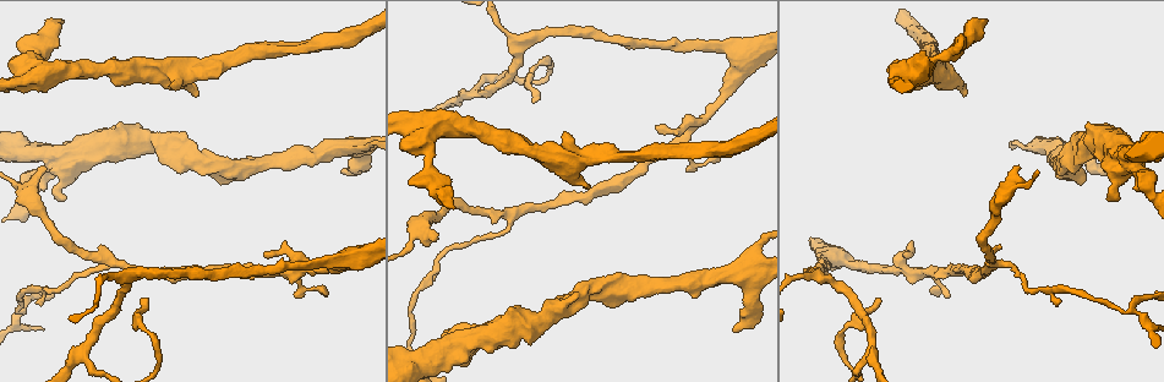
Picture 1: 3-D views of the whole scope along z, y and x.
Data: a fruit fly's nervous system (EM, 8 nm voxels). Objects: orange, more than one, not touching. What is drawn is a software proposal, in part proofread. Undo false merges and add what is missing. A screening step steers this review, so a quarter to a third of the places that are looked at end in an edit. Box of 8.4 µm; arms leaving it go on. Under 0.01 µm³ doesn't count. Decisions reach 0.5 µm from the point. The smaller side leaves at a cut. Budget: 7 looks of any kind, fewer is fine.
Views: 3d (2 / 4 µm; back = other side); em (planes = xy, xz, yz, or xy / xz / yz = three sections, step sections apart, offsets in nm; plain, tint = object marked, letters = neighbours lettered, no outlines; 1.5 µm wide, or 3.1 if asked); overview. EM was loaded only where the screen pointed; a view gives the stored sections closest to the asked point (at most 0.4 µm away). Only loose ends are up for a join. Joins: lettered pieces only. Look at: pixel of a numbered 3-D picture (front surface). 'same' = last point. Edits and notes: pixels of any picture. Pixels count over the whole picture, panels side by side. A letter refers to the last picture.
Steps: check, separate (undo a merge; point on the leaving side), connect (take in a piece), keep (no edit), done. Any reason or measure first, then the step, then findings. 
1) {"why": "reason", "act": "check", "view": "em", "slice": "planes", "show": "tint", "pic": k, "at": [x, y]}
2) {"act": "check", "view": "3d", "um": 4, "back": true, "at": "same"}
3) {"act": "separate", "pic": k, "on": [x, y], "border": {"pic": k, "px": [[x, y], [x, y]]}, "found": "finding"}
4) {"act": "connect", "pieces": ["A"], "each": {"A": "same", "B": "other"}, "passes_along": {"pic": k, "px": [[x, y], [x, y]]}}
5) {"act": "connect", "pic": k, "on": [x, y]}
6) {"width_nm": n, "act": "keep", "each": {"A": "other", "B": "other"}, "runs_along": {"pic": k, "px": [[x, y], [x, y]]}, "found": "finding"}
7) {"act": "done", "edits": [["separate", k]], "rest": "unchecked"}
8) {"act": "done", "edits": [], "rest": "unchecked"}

{"why": "branch stops here", "act": "check", "view": "3d", "um": 2, "pic": 1, "at": [196, 96]}

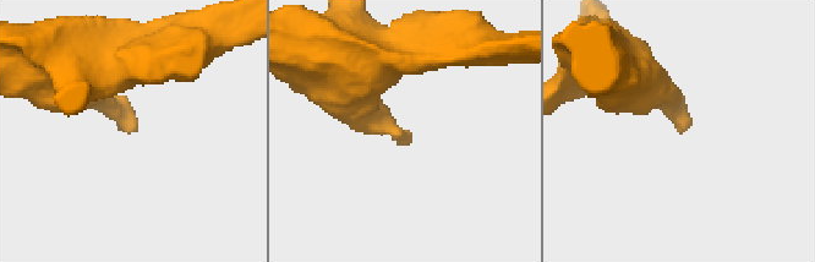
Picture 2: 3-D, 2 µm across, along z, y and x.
{"why": "now the EM", "act": "check", "view": "em", "slice": "planes", "show": "letters", "pic": 2, "at": [676, 127]}

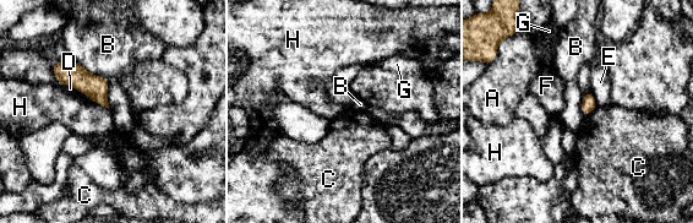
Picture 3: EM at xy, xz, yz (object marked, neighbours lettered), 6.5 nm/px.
{"act": "keep", "each": {"A": "other", "B": "other", "C": "other", "D": "other", "E": "other", "F": "other", "G": "other", "H": "other"}, "border": {"pic": 3, "px": [[93, 101], [108, 109]]}, "found": "no lettered piece goes on from it"}

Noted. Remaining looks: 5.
{"why": "a fork", "act": "check", "view": "3d", "um": 4, "pic": 1, "at": [1140, 171]}

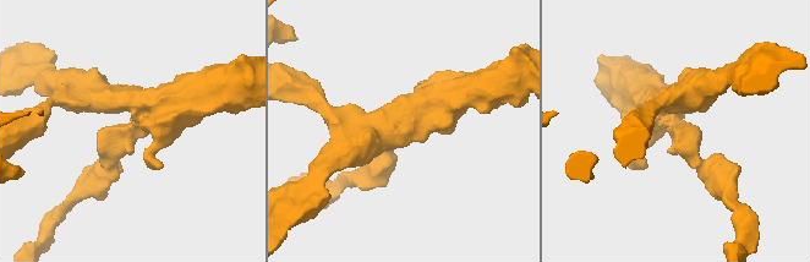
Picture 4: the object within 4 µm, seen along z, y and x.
{"why": "now the EM", "act": "check", "view": "em", "slice": "xz", "step": 4, "show": "letters", "pic": 4, "at": [137, 128]}

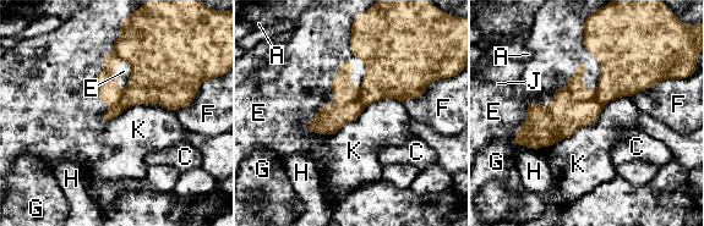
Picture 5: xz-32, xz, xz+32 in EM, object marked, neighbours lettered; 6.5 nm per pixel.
{"longest_contact_nm": ["K", 600], "act": "separate", "pic": 5, "on": [562, 117], "each": {"A": "other", "C": "other", "E": "other", "F": "other", "G": "other", "H": "other", "J": "other", "K": "other"}, "border": {"pic": 5, "px": [[566, 88], [574, 102], [602, 105]]}, "found": "two cells meet here"}

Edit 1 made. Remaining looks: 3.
{"why": "an open end", "act": "check", "view": "3d", "um": 2, "pic": 1, "at": [1017, 166]}

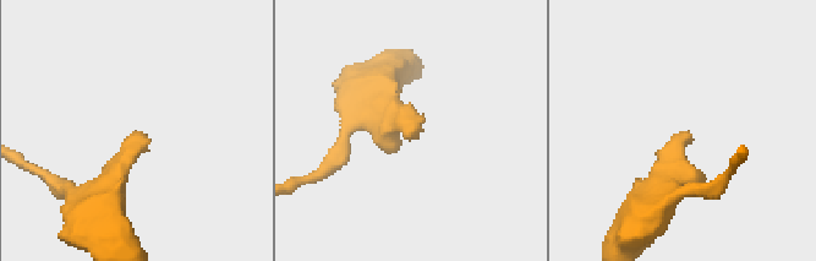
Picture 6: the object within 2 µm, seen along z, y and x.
{"why": "shape alone is not enough", "act": "check", "view": "em", "slice": "planes", "show": "letters", "pic": 6, "at": [691, 134]}

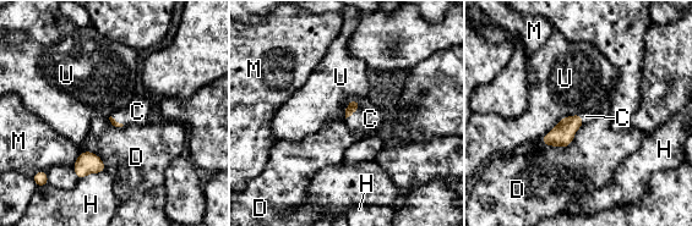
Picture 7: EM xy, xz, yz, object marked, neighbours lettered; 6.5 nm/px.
{"act": "connect", "pieces": ["C"], "each": {"C": "same", "D": "other", "H": "other", "M": "other", "U": "other"}, "passes_along": {"pic": 7, "px": [[353, 105], [354, 111], [370, 119]]}, "found": "it goes on there"}

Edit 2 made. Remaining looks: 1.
{"act": "done", "edits": [["separate", 5], ["connect", 7]], "rest": "unchecked"}

